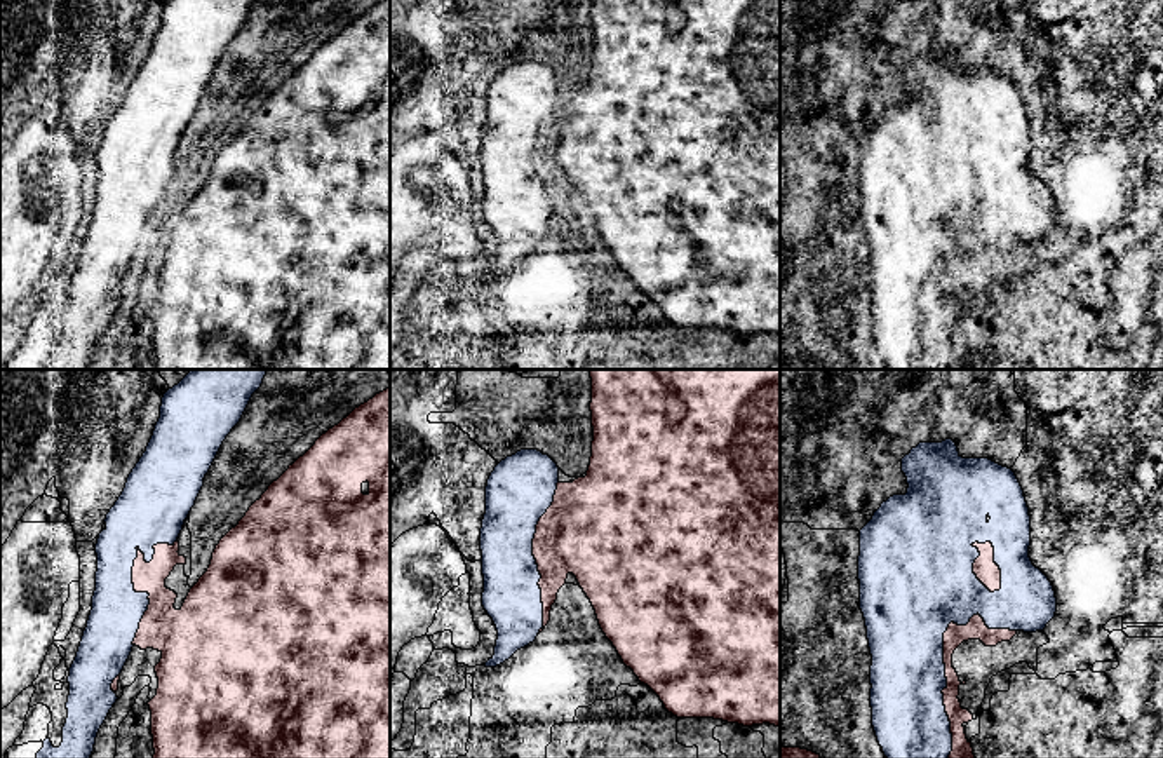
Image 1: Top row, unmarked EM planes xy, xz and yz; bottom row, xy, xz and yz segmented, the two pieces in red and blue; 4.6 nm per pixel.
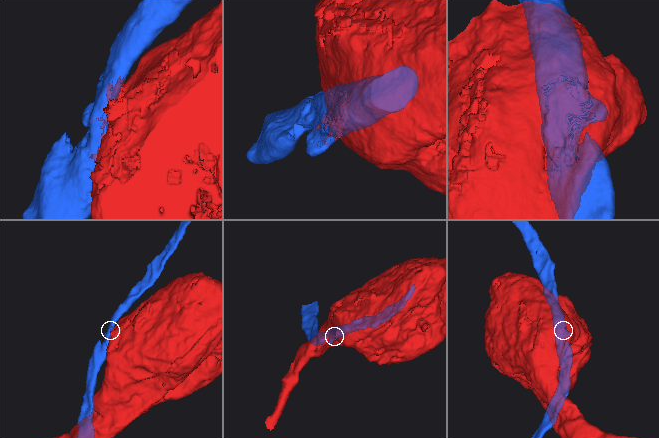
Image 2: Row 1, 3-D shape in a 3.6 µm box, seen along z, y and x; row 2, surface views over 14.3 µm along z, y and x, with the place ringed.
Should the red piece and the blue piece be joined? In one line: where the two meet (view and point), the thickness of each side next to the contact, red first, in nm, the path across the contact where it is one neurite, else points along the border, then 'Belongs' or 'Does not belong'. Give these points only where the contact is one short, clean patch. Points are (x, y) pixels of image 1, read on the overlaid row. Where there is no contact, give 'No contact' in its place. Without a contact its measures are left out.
Touches red at yz (946, 676). Thickness 90 nm (red) against 340 nm. Does not belong

